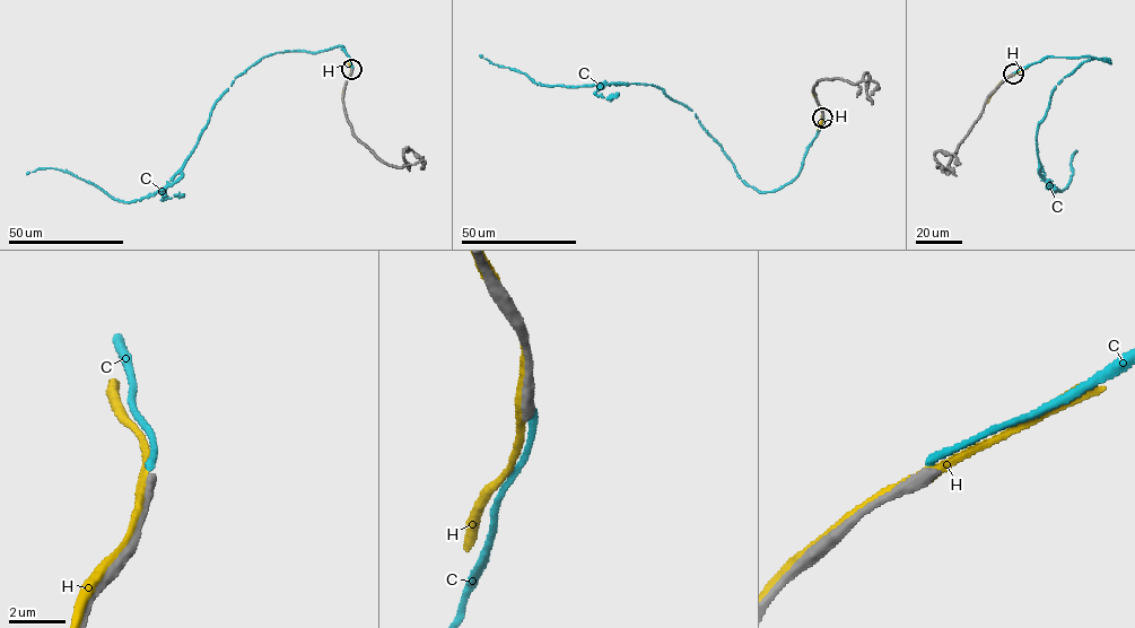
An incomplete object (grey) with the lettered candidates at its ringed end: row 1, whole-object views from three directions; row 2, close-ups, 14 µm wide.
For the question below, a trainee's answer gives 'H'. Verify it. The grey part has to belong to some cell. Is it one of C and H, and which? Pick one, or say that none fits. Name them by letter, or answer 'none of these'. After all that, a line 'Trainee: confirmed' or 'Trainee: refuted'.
none of these
Trainee: refuted

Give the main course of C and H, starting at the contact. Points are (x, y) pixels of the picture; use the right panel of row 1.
C: (1012, 73), (1044, 58), (1109, 59), (1064, 77), (1038, 127), (1039, 174), (1059, 191), (1072, 154)
H: (1009, 76), (986, 103)

